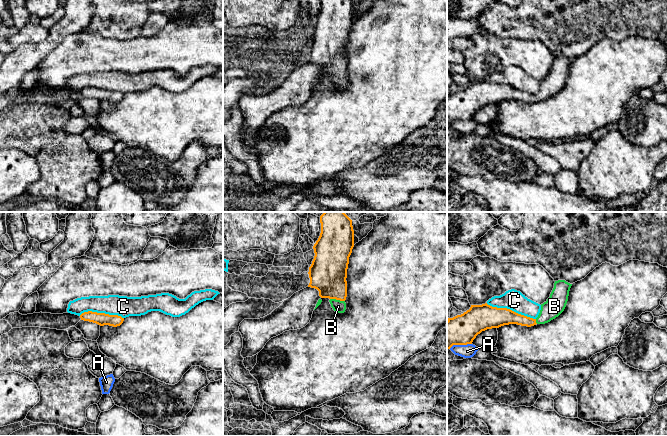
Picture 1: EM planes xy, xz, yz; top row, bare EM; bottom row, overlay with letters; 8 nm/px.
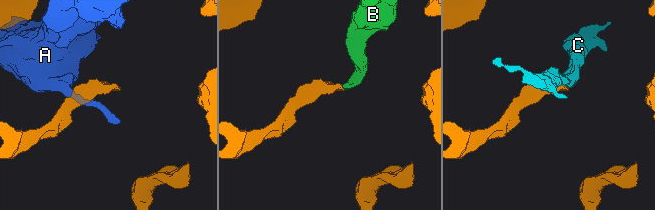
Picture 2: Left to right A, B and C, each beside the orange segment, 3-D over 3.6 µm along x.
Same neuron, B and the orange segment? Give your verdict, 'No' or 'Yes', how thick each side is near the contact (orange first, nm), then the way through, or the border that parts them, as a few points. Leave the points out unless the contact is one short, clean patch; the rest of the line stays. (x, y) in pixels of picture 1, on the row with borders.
Yes. Thickness 300 nm (orange) against 100 nm. Path across: xz (328, 272), (337, 292), (337, 299), (338, 306)

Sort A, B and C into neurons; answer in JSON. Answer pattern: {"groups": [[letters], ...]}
{"groups": [["A"], ["B"], ["C"]]}

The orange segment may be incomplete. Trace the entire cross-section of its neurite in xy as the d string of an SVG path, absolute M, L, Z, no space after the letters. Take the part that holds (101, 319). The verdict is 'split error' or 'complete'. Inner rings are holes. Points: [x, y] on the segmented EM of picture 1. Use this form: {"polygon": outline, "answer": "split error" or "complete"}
{"polygon": "M92 311L82 313L80 318L81 320L93 322L100 326L109 325L113 327L120 326L124 321L124 318L118 315L109 315Z", "answer": "complete"}

